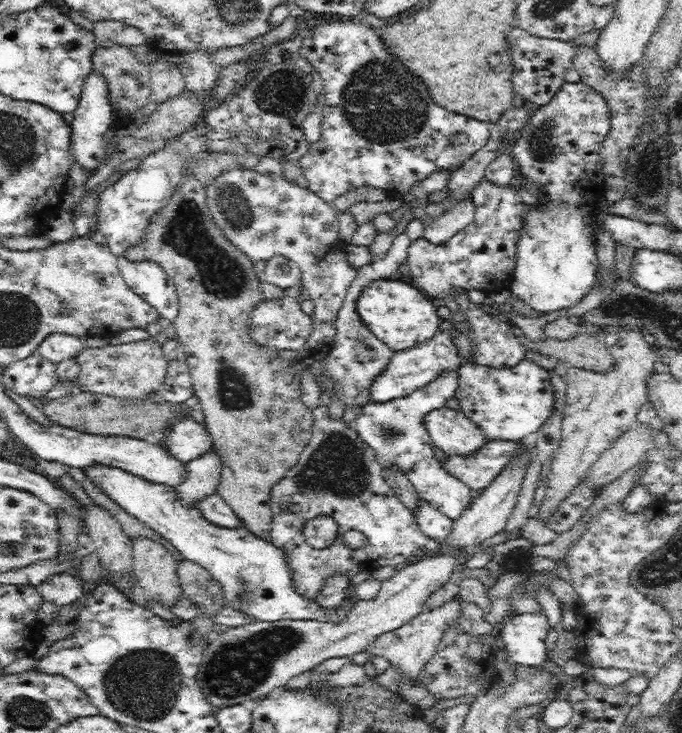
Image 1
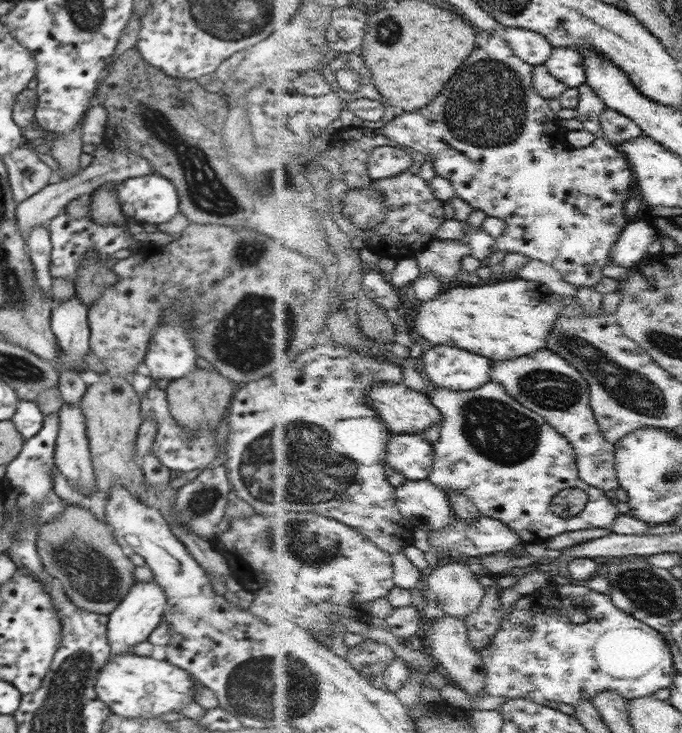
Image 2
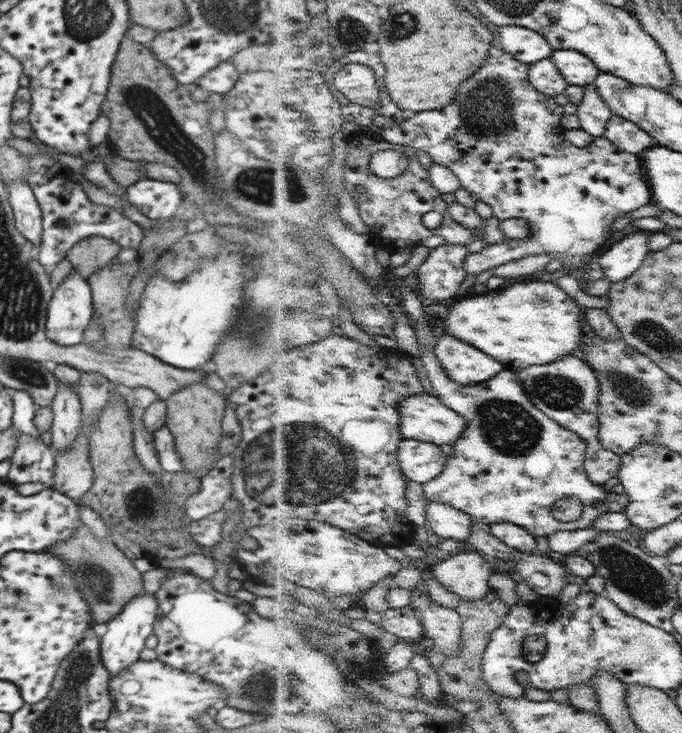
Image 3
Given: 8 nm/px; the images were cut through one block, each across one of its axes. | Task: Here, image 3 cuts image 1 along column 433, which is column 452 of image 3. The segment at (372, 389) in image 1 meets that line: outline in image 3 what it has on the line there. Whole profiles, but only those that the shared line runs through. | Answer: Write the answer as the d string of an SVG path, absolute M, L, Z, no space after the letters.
M446 334L438 340L436 354L444 370L464 386L485 383L506 370L502 361L498 362L497 358L488 356L480 348Z

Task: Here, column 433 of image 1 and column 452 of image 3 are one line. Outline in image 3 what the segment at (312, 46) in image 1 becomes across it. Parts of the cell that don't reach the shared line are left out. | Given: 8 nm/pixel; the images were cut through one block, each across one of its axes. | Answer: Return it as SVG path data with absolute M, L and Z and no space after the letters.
M504 51L502 56L490 56L480 72L462 84L456 99L446 108L412 113L404 123L381 129L388 143L425 151L435 163L452 170L467 192L479 202L490 204L498 218L522 218L530 222L532 235L526 239L488 244L483 251L467 253L466 274L480 275L512 260L546 253L562 260L566 275L578 278L582 285L586 285L591 282L586 270L593 261L597 261L592 256L598 254L604 248L603 244L612 238L616 220L646 204L654 204L654 188L640 154L619 148L607 137L597 138L587 148L574 145L563 124L564 115L564 105L558 104L555 96L548 96L534 86L531 64Z

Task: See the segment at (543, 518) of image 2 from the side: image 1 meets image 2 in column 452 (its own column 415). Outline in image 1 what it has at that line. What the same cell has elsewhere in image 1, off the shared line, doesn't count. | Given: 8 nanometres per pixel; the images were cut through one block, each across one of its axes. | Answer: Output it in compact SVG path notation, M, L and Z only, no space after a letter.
M442 368L442 372L438 372L428 384L414 389L414 392L402 398L389 400L388 403L366 403L362 406L360 416L353 423L360 436L376 449L379 461L383 465L386 462L393 462L404 468L403 471L415 486L419 498L428 500L452 520L459 519L469 507L471 488L442 470L438 458L434 457L432 441L421 420L430 409L440 408L445 405L447 398L454 397L456 386L458 386L457 371L453 368Z

